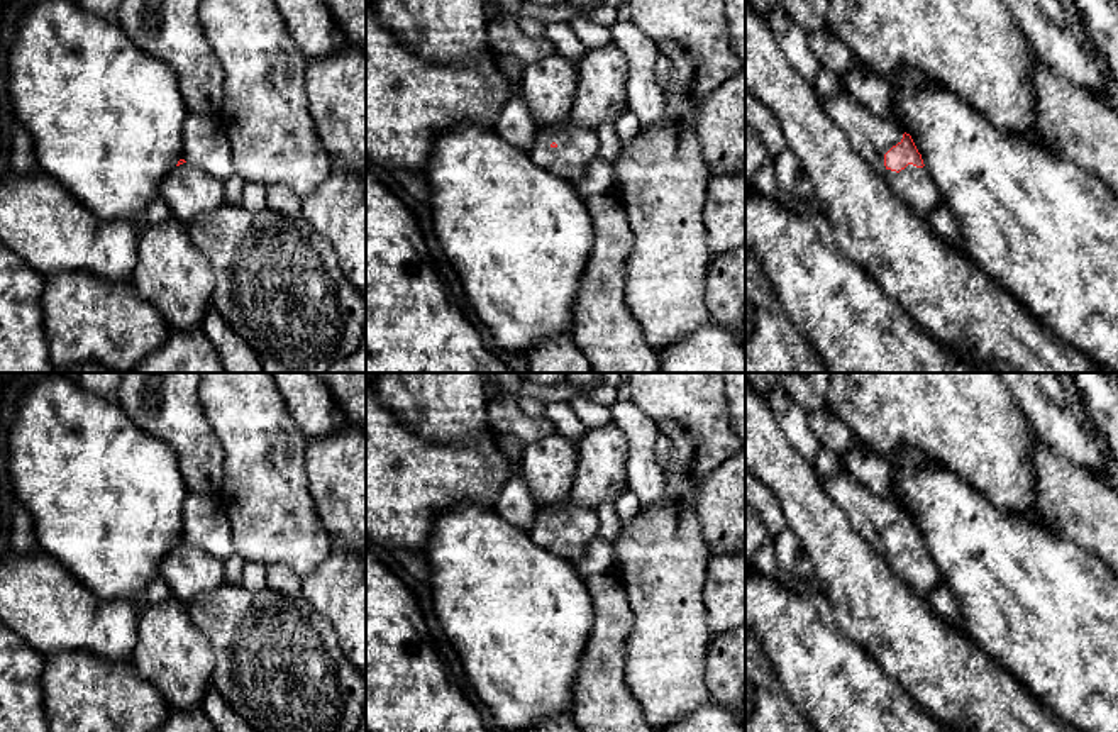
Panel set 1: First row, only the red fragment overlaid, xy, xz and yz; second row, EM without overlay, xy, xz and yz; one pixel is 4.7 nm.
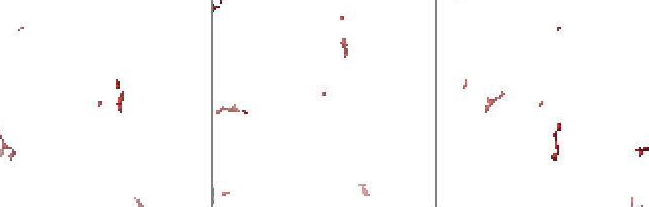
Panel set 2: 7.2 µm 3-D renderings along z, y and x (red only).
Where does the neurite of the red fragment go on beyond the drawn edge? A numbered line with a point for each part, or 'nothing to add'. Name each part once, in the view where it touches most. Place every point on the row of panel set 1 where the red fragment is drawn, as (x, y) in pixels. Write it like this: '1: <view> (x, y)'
1: yz (871, 136)

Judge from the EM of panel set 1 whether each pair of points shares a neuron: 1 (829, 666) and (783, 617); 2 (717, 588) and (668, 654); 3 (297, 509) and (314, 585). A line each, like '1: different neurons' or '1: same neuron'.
1: same neuron
2: different neurons
3: different neurons

